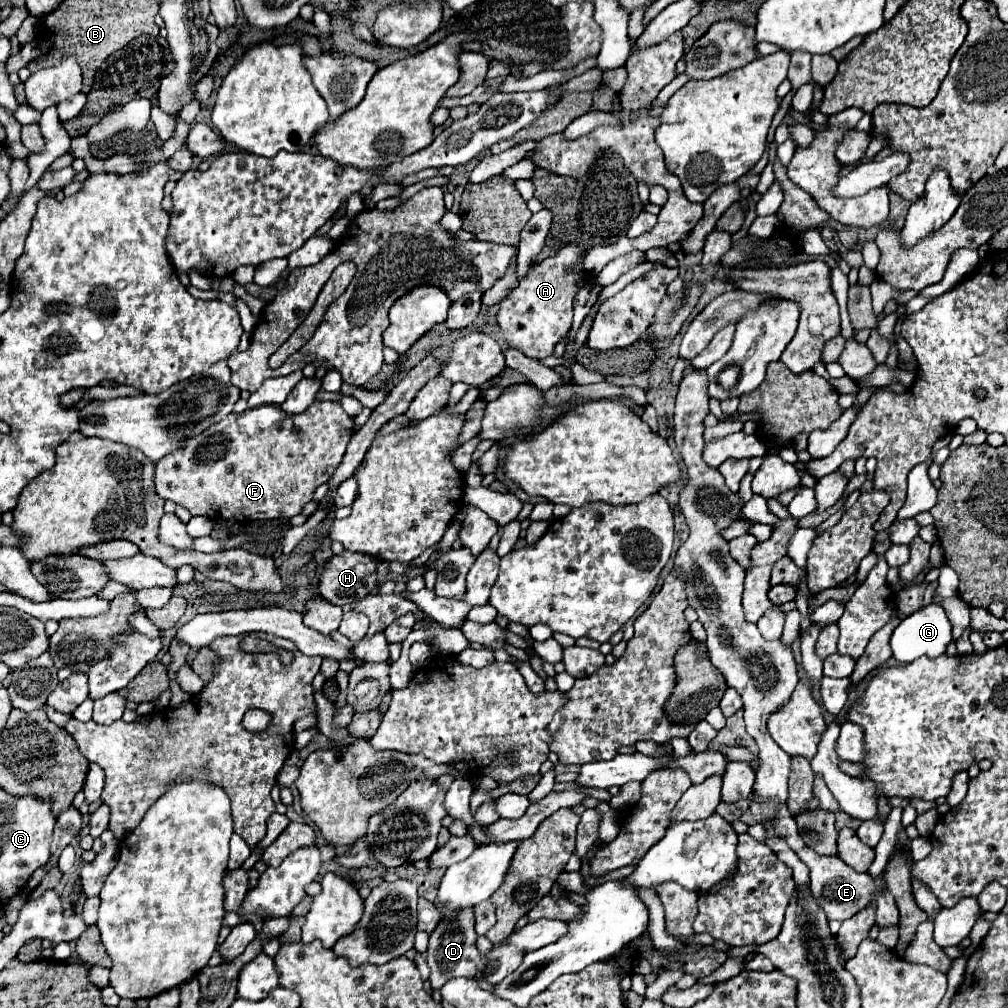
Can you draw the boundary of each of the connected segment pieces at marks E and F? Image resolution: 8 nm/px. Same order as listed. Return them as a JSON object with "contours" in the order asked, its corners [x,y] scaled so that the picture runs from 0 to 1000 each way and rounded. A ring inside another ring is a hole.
{"contours":[[[[777,800],[773,804],[773,810],[769,812],[769,823],[771,823],[773,829],[777,829],[781,833],[781,837],[785,837],[785,841],[791,845],[791,849],[803,859],[803,863],[805,863],[805,883],[807,883],[809,891],[813,893],[814,901],[820,905],[822,913],[840,913],[846,907],[850,907],[852,903],[856,903],[862,897],[866,897],[868,899],[868,907],[870,907],[868,917],[872,921],[892,919],[892,903],[890,903],[890,897],[888,897],[886,889],[880,883],[876,883],[874,877],[868,875],[862,867],[848,865],[834,851],[830,851],[830,849],[820,851],[820,849],[813,849],[811,845],[805,845],[805,841],[801,841],[797,837],[797,833],[793,833],[793,825],[789,821],[789,813],[783,808],[781,800]]],[[[322,397],[322,399],[311,399],[311,401],[305,405],[305,409],[301,409],[301,411],[297,411],[297,413],[283,413],[281,419],[273,419],[273,421],[267,423],[267,425],[255,427],[251,433],[245,431],[245,429],[241,427],[241,423],[237,423],[235,411],[227,411],[227,413],[221,415],[219,419],[209,421],[209,423],[207,423],[203,429],[199,429],[197,433],[188,435],[188,438],[184,438],[180,444],[176,444],[176,446],[164,450],[164,452],[154,460],[154,462],[156,462],[156,464],[154,464],[154,482],[156,482],[156,490],[158,490],[158,494],[162,494],[162,496],[172,496],[174,500],[186,504],[191,512],[203,512],[203,514],[207,514],[207,516],[271,516],[271,514],[291,514],[291,512],[299,510],[299,506],[301,506],[301,502],[303,502],[305,498],[309,498],[313,484],[318,482],[318,480],[322,480],[322,478],[330,472],[332,464],[334,464],[334,462],[338,460],[338,456],[340,456],[340,448],[342,448],[342,444],[344,444],[344,440],[346,440],[350,429],[352,429],[350,415],[348,415],[334,399],[326,399],[326,397]]]]}

